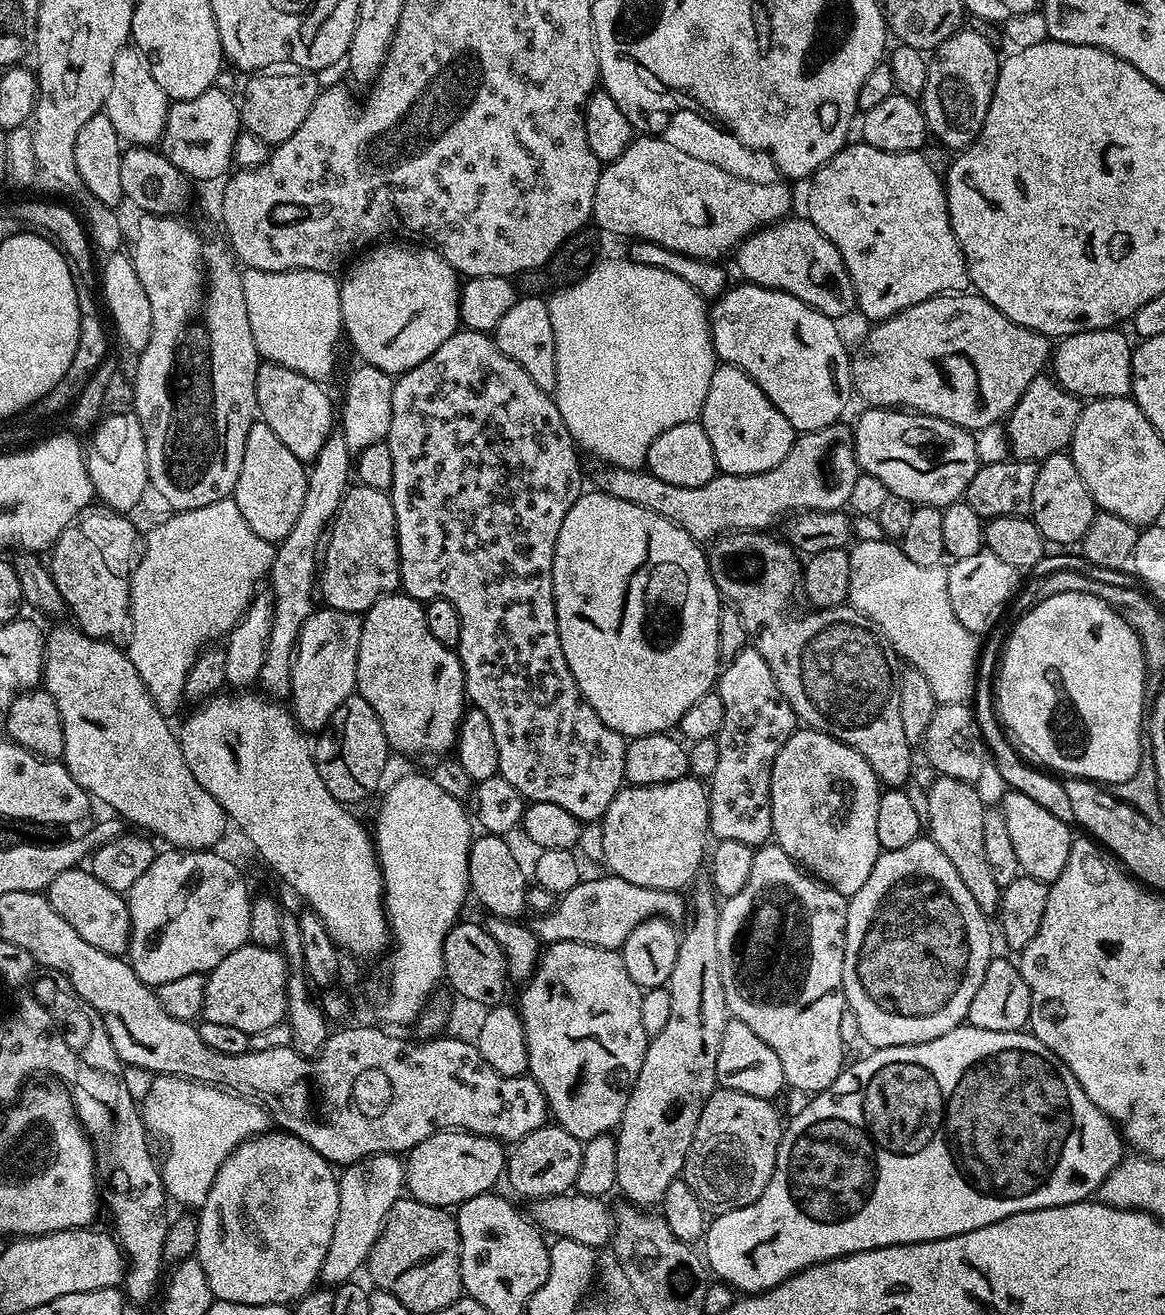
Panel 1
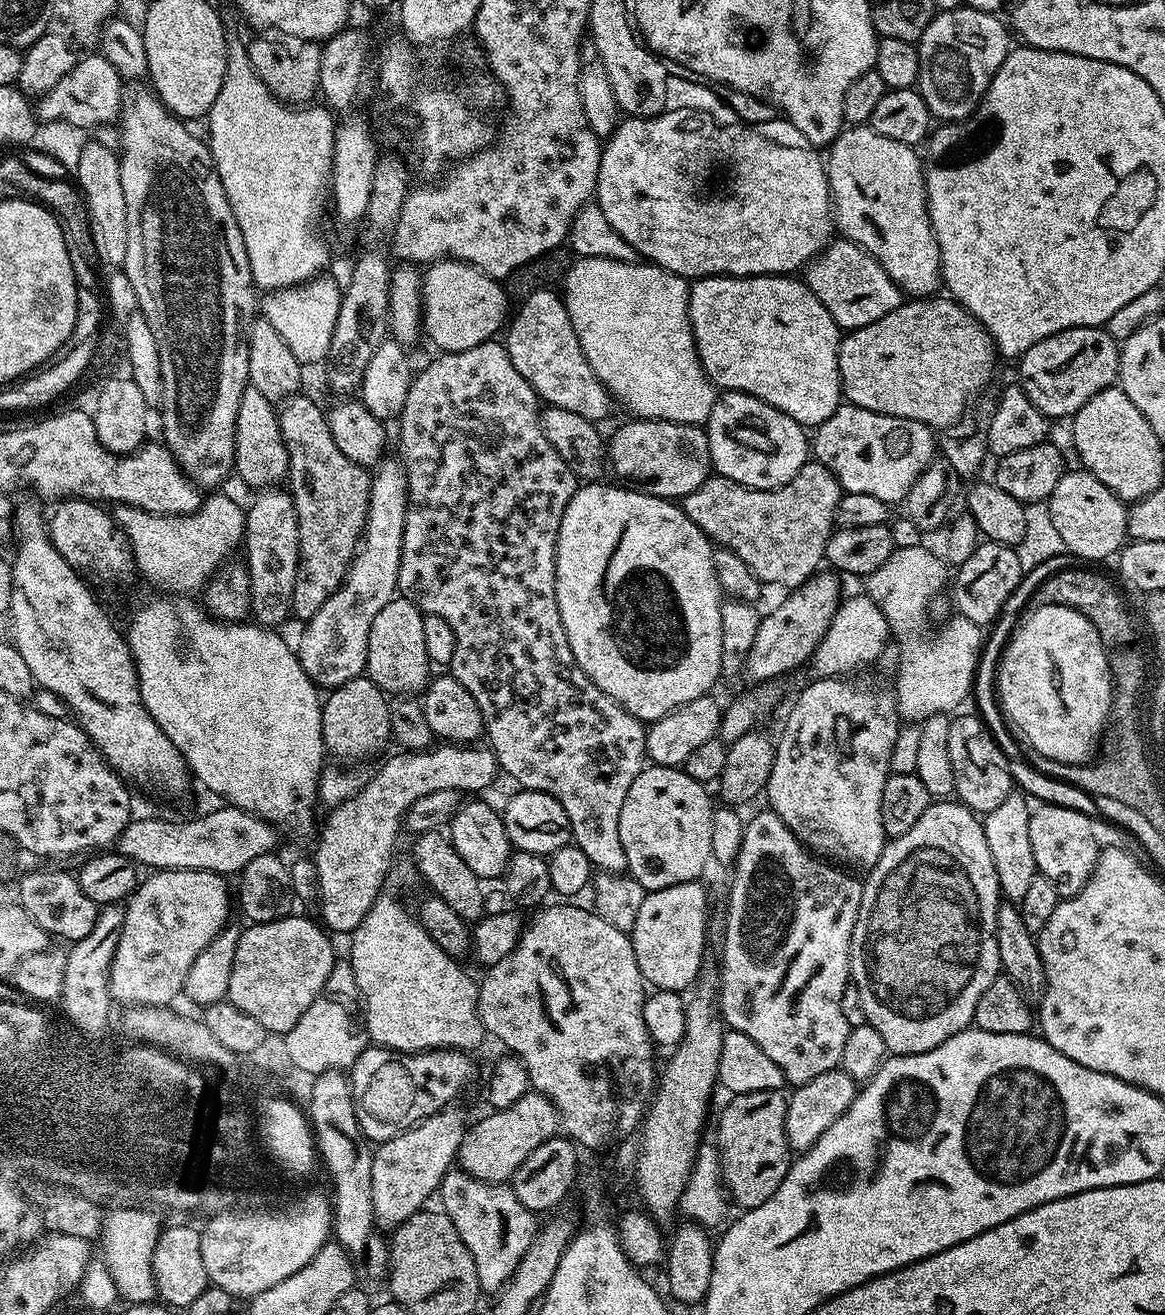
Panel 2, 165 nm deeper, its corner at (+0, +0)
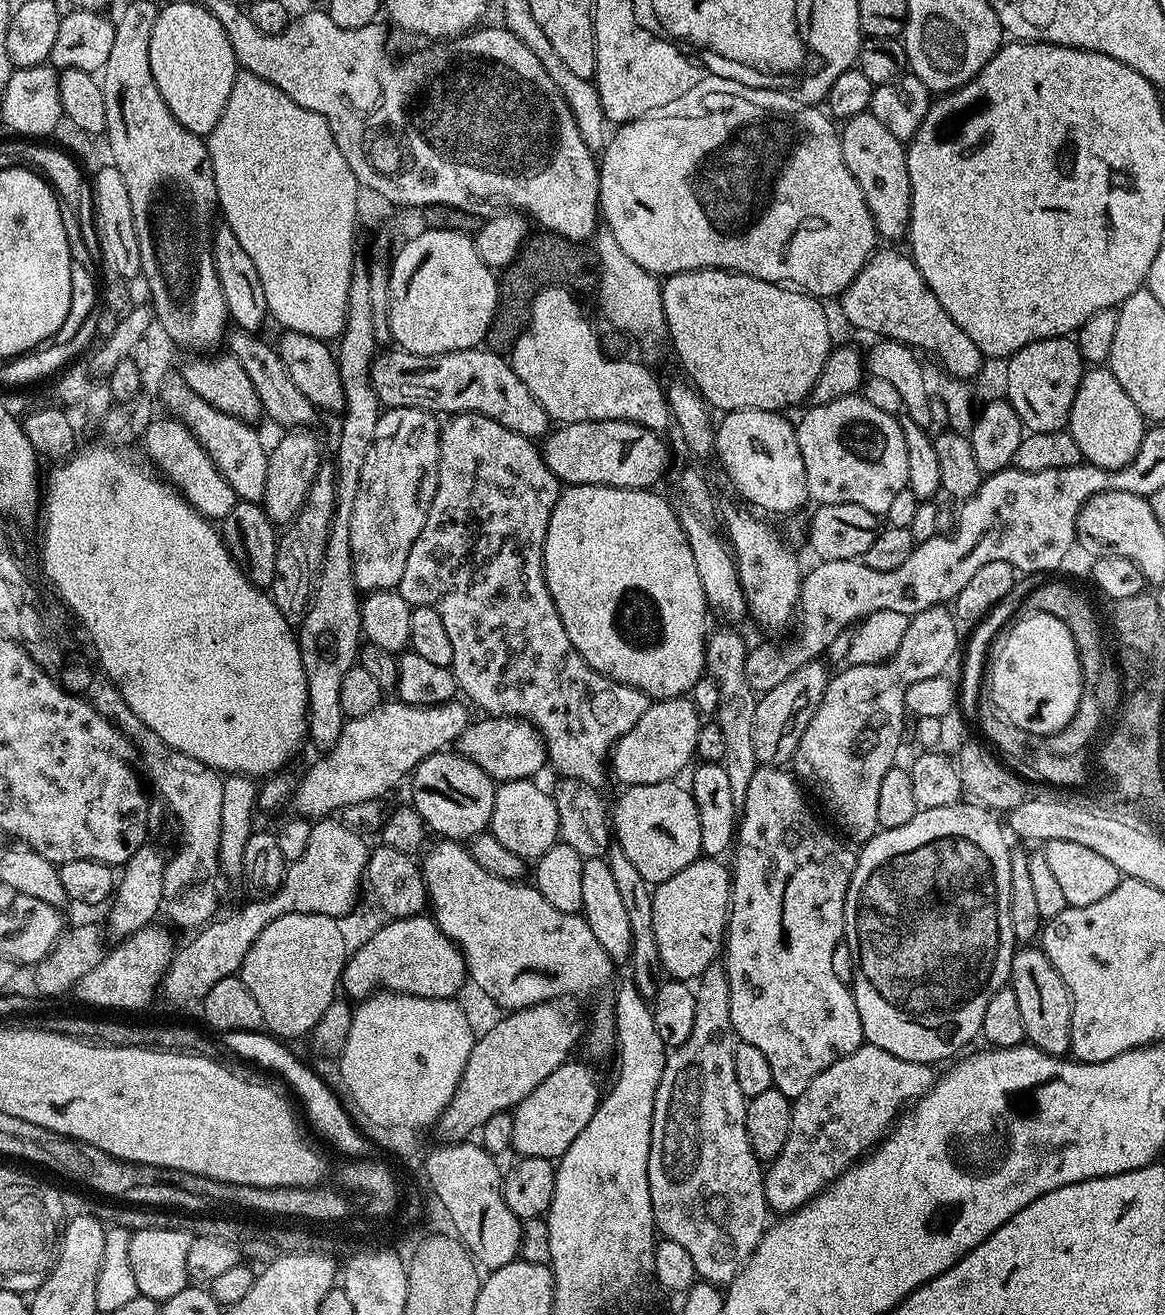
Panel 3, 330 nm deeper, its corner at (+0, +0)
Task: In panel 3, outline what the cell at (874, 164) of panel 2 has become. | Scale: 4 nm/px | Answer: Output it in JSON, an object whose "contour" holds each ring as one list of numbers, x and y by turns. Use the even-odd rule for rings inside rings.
{"contour":[[870,111,858,114,854,118,843,121,839,129,842,158,846,158,846,170,854,174,862,194,866,198,866,206,876,224,877,233,884,236,885,241,896,242,908,230,908,219,912,209,912,187,908,173,908,153,905,145]]}

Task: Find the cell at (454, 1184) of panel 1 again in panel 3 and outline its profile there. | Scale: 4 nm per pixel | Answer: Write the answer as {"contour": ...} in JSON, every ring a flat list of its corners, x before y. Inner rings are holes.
{"contour":[[569,1062,558,1066,558,1070,554,1070,546,1082,542,1082,542,1086,538,1086,522,1103,516,1105,512,1118,512,1148,520,1151,521,1157,533,1156,555,1161,563,1156,570,1142,582,1134,586,1122,594,1118,601,1099,602,1087,586,1065]]}

